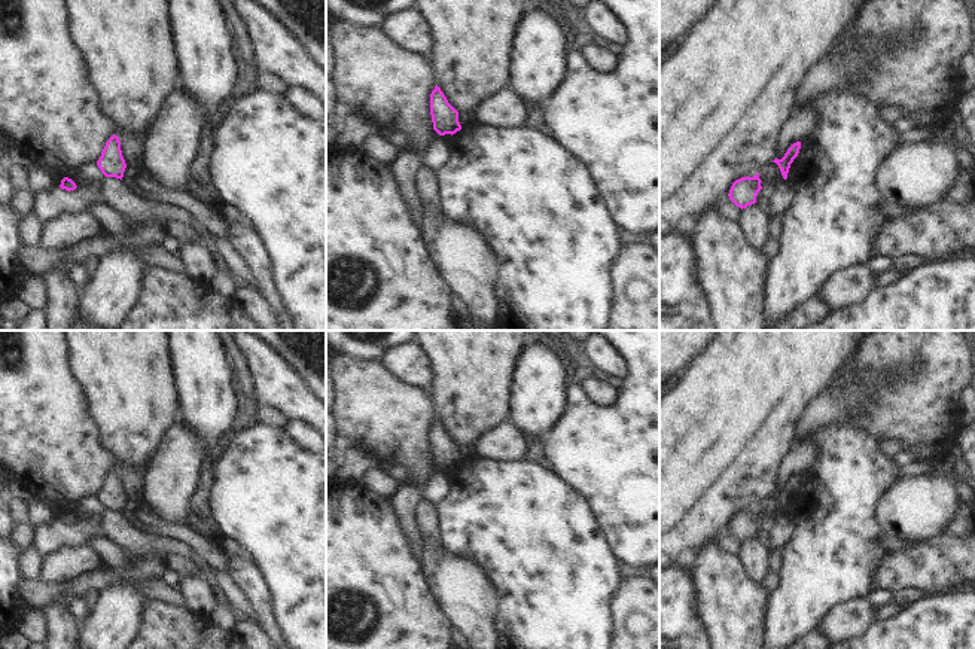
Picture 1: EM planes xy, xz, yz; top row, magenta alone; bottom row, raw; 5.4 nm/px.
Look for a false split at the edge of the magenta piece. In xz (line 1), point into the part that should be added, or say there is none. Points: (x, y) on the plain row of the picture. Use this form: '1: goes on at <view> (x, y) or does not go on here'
1: does not go on here

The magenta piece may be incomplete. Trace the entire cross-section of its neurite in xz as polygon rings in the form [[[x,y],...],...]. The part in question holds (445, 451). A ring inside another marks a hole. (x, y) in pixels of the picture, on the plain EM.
[[[438,418],[430,427],[430,448],[433,463],[439,469],[453,469],[461,463],[461,458],[458,455],[458,445],[448,436],[447,430]]]

